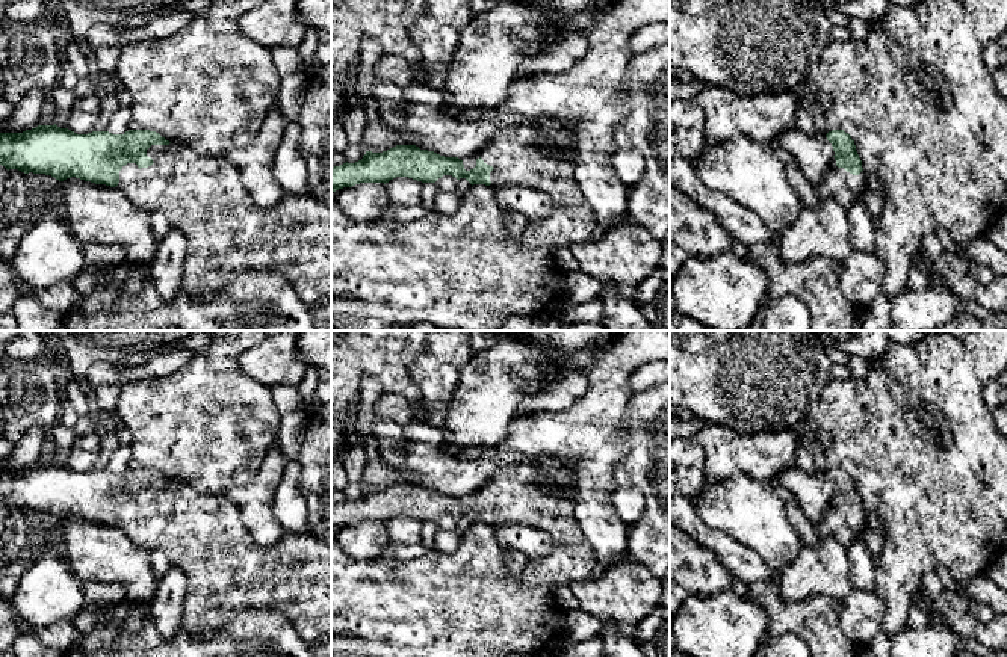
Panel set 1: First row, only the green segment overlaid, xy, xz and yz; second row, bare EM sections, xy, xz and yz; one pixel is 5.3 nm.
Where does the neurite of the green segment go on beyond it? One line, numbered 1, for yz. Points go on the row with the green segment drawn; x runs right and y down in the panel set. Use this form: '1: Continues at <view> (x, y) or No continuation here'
1: Continues at yz (838, 185)

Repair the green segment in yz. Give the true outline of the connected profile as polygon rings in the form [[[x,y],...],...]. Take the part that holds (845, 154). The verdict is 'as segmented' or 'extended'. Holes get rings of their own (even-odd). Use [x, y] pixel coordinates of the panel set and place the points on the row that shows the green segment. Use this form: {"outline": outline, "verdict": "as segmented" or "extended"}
{"outline": [[[832,130],[826,137],[832,143],[835,156],[823,180],[813,186],[815,192],[821,199],[833,199],[850,208],[854,201],[865,195],[866,172],[848,133]]], "verdict": "extended"}

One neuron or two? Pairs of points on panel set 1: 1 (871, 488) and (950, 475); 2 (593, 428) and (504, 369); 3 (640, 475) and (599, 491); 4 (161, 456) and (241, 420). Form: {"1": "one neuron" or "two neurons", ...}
{"1": "one neuron", "2": "two neurons", "3": "two neurons", "4": "one neuron"}

